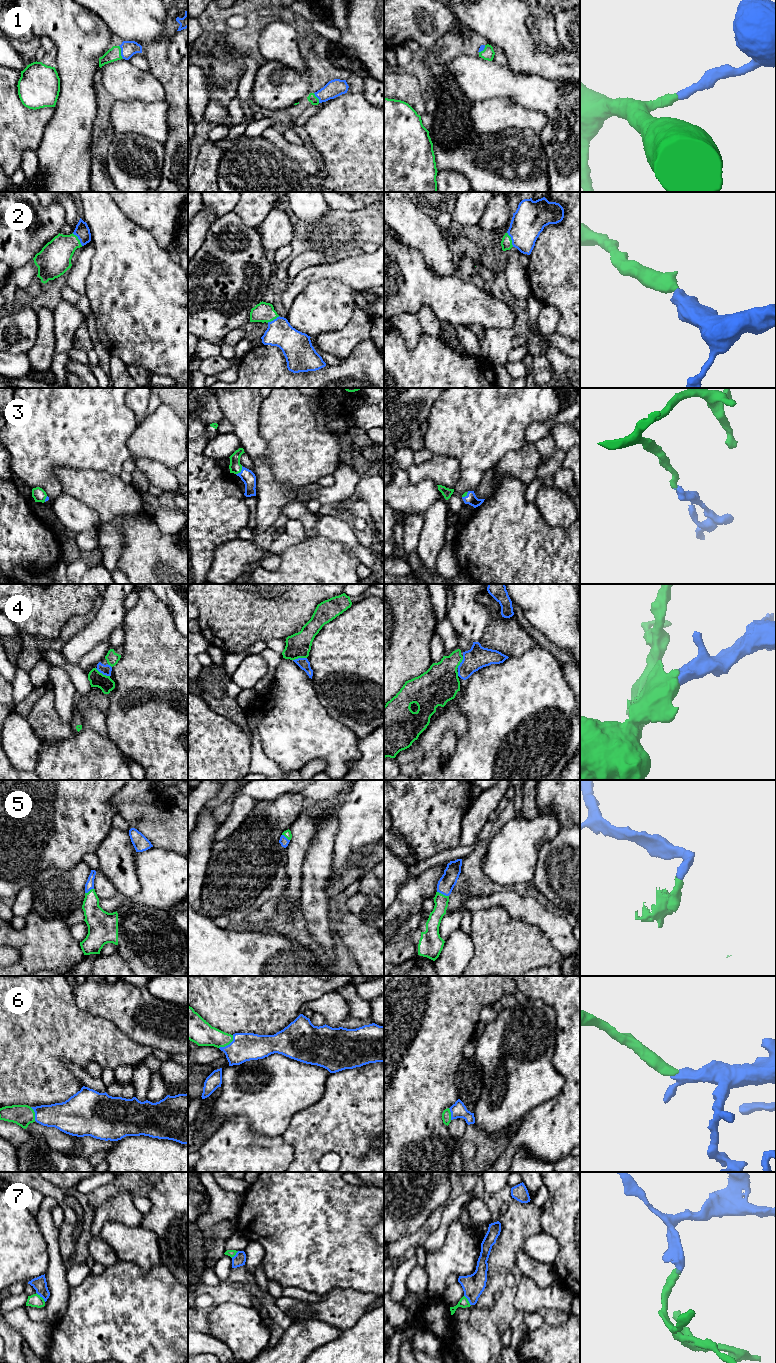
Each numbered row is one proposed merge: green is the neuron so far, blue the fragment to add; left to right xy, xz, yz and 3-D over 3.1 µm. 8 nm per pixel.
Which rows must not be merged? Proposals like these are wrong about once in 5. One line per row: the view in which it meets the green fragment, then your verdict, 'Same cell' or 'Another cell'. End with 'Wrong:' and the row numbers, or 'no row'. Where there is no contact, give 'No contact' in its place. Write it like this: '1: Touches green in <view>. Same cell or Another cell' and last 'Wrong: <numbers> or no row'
1: Touches green in xy. Same cell
2: Touches green in yz. Same cell
3: Touches green in xz. Same cell
4: Touches green in xy. Same cell
5: Touches green in yz. Same cell
6: Touches green in xz. Same cell
7: Touches green in xy. Another cell
Wrong: 7

